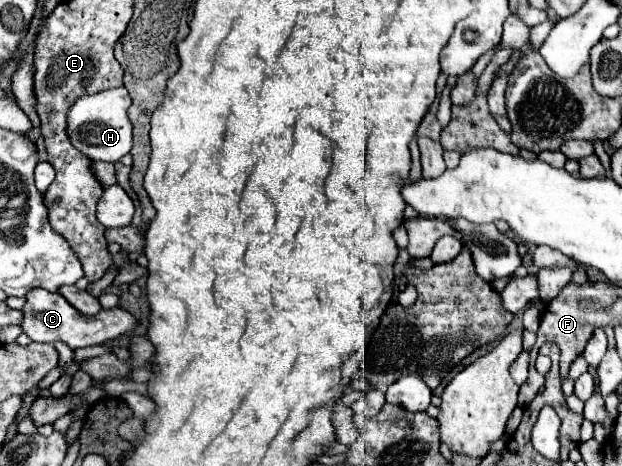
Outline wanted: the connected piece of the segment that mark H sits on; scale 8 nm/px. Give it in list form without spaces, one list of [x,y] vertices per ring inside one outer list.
[[[126,87],[80,97],[68,111],[68,135],[72,145],[92,161],[120,161],[132,149],[132,121],[128,117],[130,105],[132,99]]]

